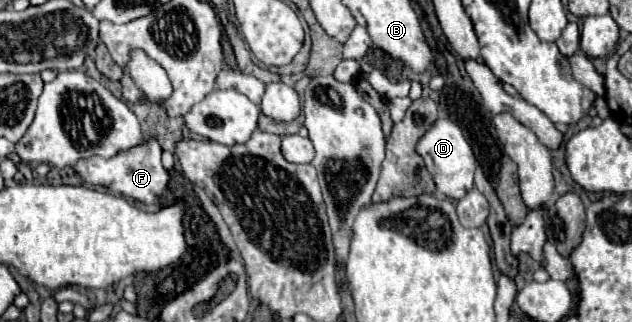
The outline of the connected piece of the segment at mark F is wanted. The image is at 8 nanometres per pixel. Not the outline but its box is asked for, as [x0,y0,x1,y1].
[72,137,170,205]

